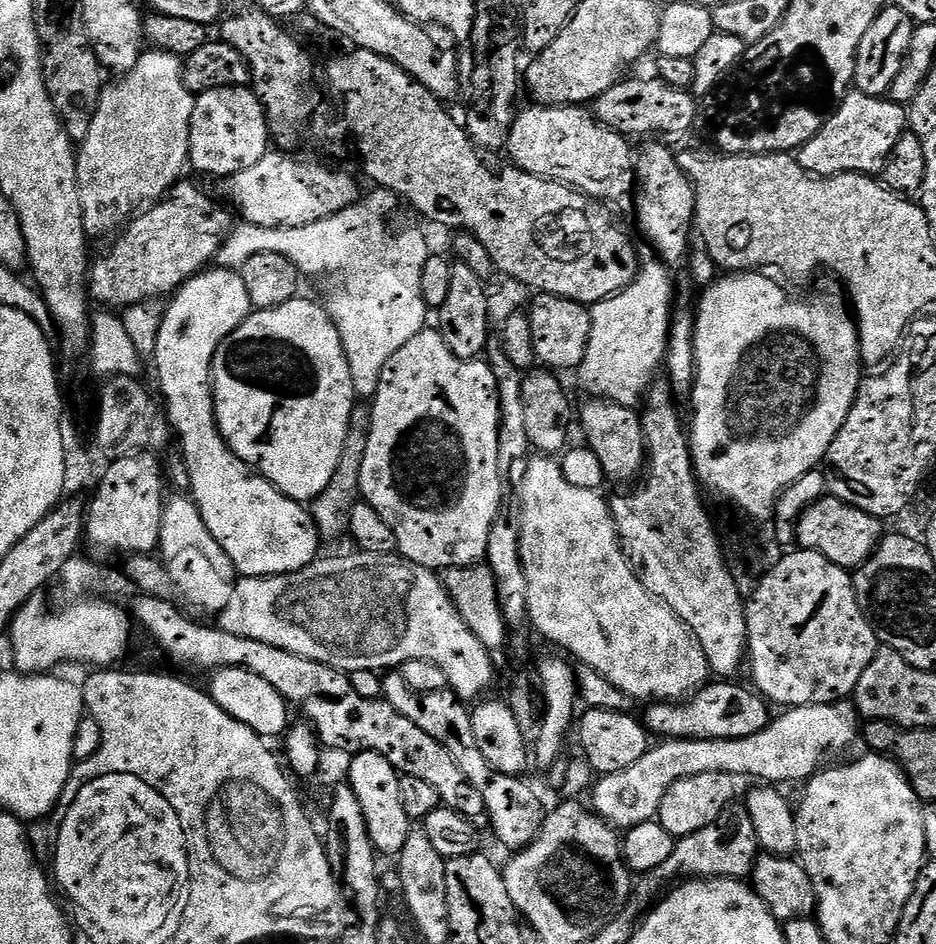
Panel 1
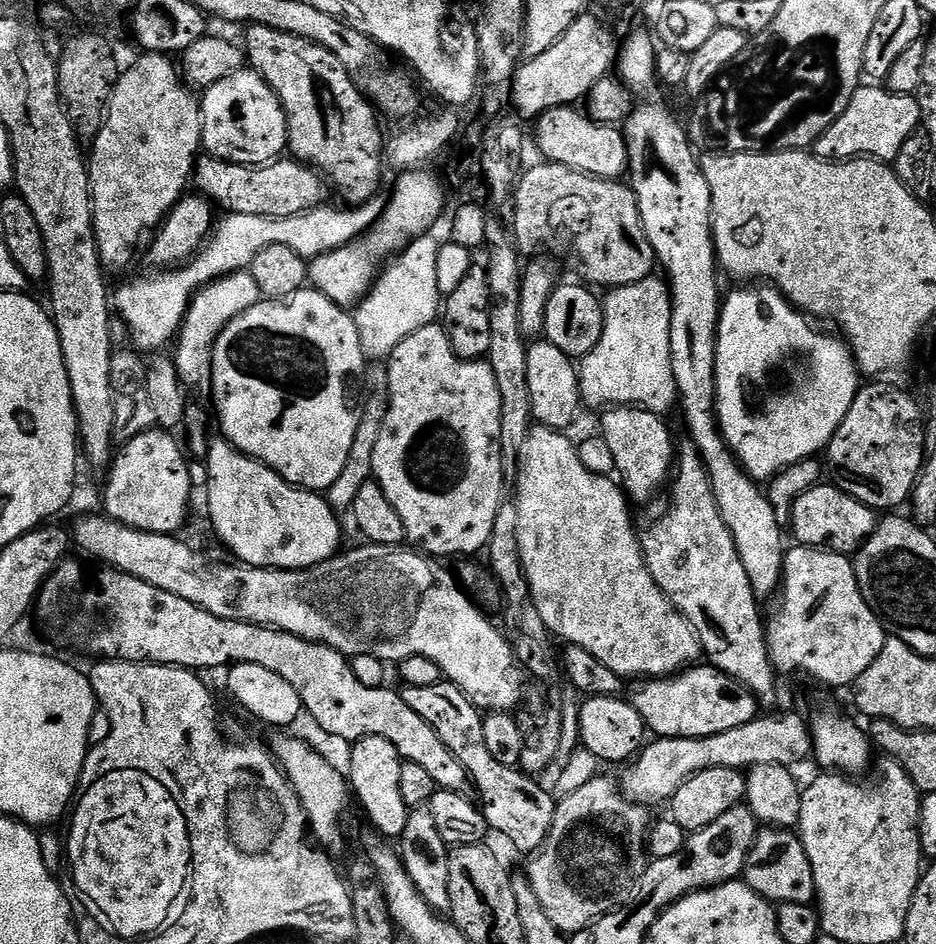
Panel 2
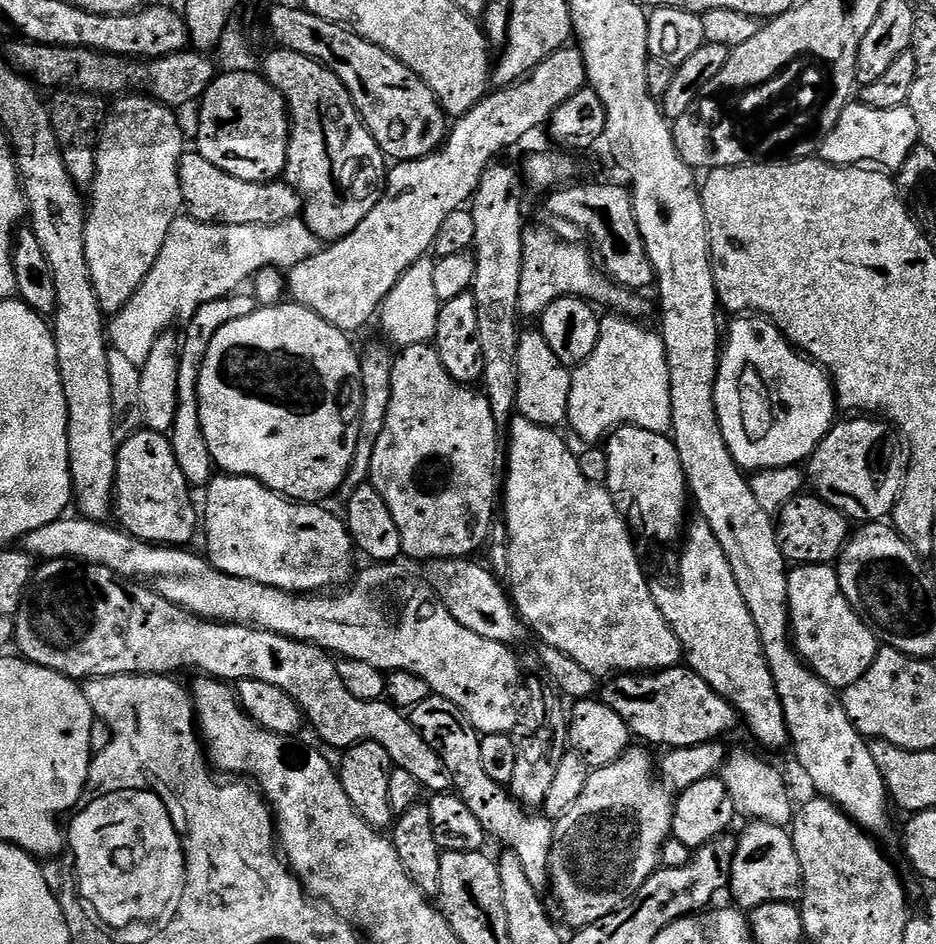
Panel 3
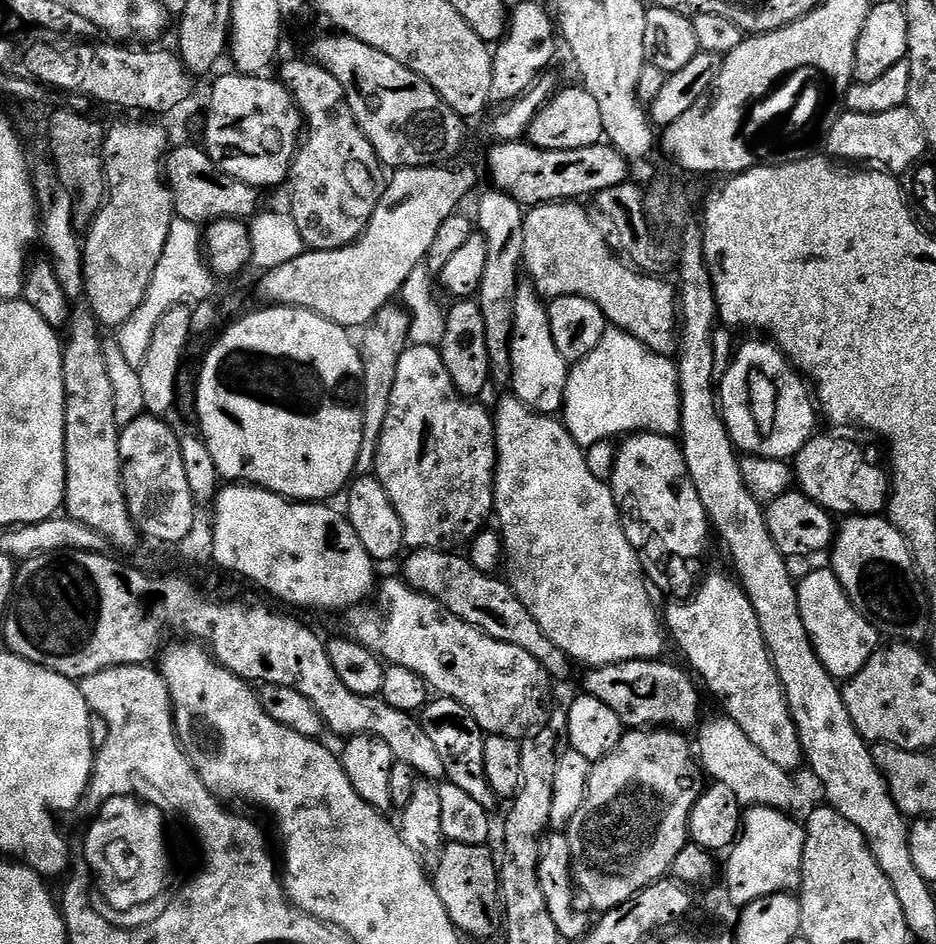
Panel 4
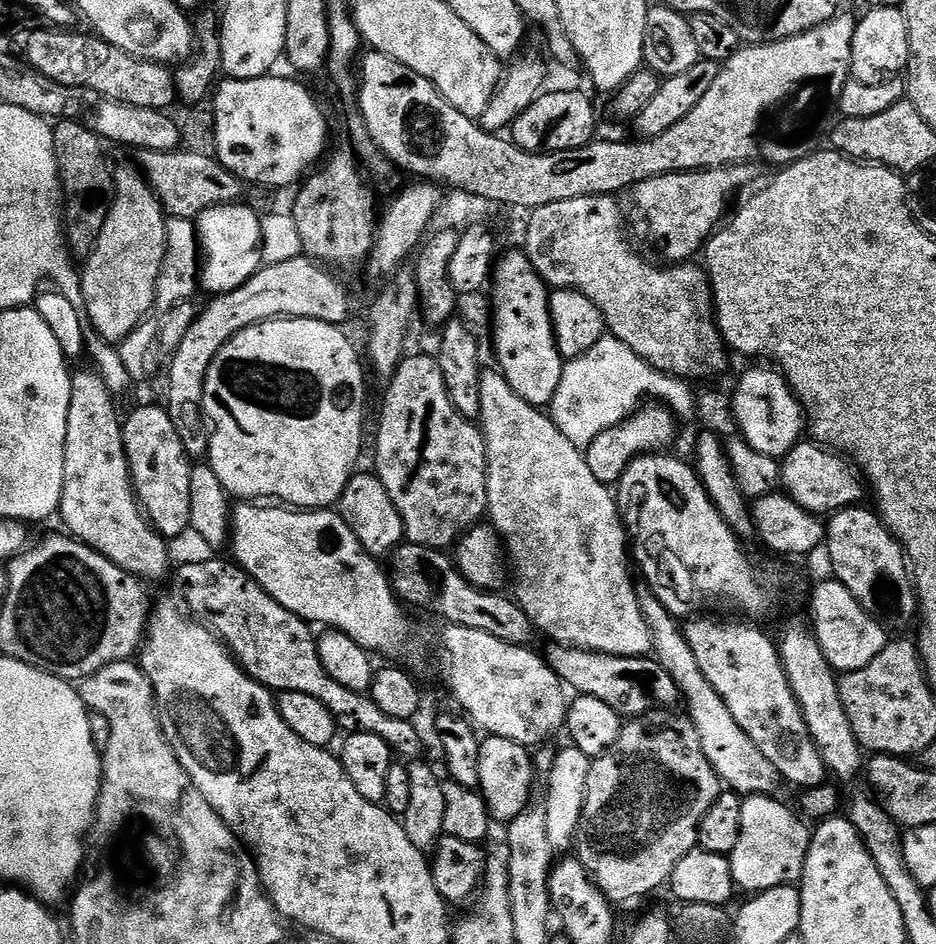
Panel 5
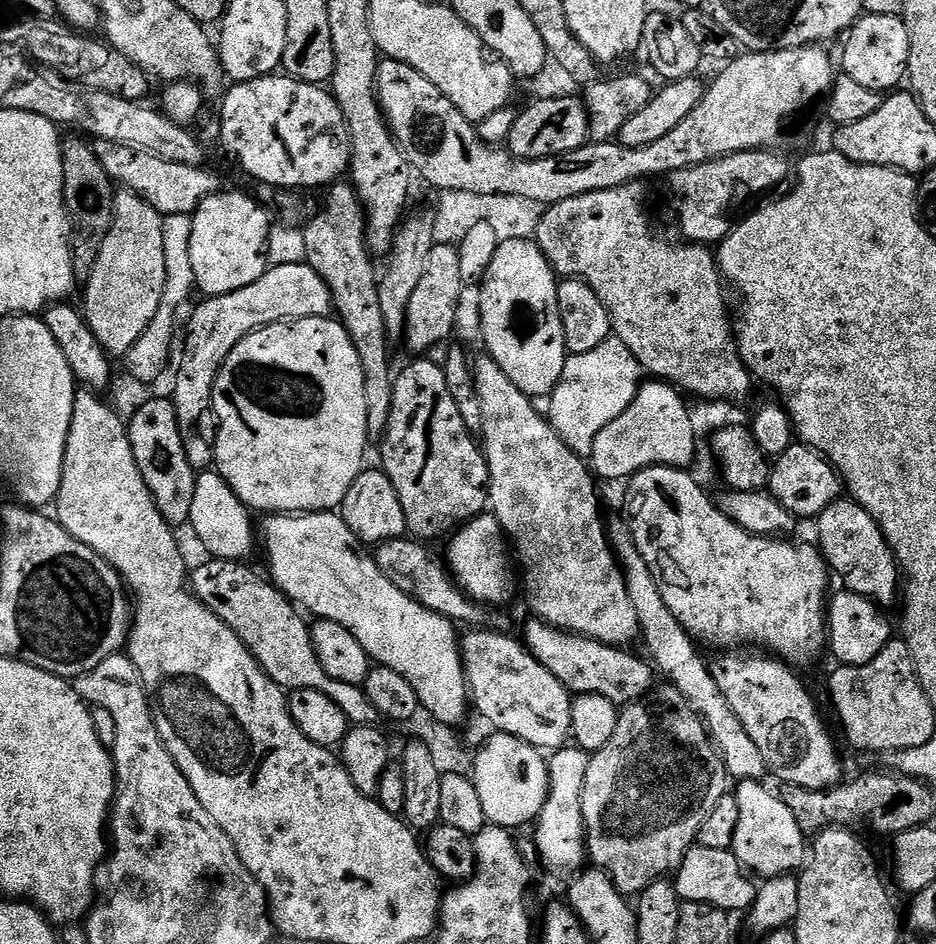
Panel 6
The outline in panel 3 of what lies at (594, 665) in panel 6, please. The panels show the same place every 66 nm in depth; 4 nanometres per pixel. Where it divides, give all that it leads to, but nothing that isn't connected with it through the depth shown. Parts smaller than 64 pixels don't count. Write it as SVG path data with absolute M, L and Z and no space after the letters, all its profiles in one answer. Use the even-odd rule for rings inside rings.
M687 666L665 668L663 672L647 674L616 674L608 685L601 687L599 699L610 706L621 718L628 721L628 731L633 737L641 736L652 744L665 744L665 749L693 748L699 744L716 742L723 732L731 730L738 724L738 713L732 704L717 694L702 677Z

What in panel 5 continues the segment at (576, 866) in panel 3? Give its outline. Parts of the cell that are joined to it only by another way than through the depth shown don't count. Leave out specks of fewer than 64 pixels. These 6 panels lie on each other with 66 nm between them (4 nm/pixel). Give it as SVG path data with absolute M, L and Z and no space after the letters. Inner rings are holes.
M653 710L647 712L644 716L638 716L629 719L623 725L610 750L606 750L601 756L595 757L590 766L590 774L586 778L586 790L584 791L584 808L580 811L579 831L585 832L588 836L577 835L574 840L574 856L579 860L585 871L591 876L596 887L604 893L604 897L610 902L616 900L636 900L639 896L648 896L655 888L660 888L669 883L671 874L678 864L679 860L698 844L698 829L700 819L706 814L706 810L720 796L722 791L722 781L718 773L712 768L706 755L703 754L699 746L698 736L695 734L695 728L687 715L679 716L676 710Z

